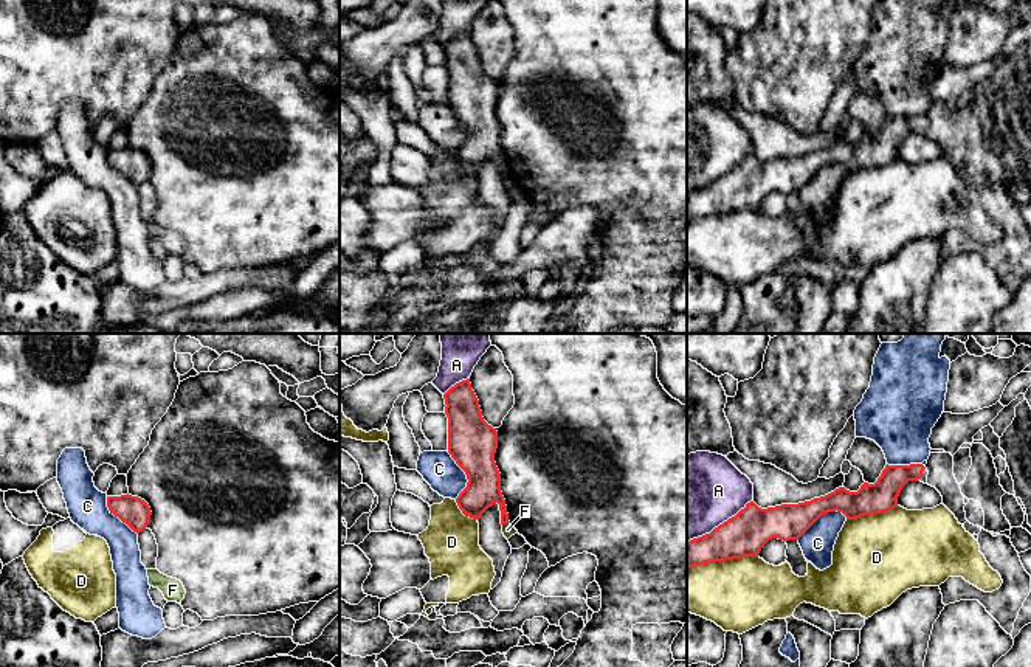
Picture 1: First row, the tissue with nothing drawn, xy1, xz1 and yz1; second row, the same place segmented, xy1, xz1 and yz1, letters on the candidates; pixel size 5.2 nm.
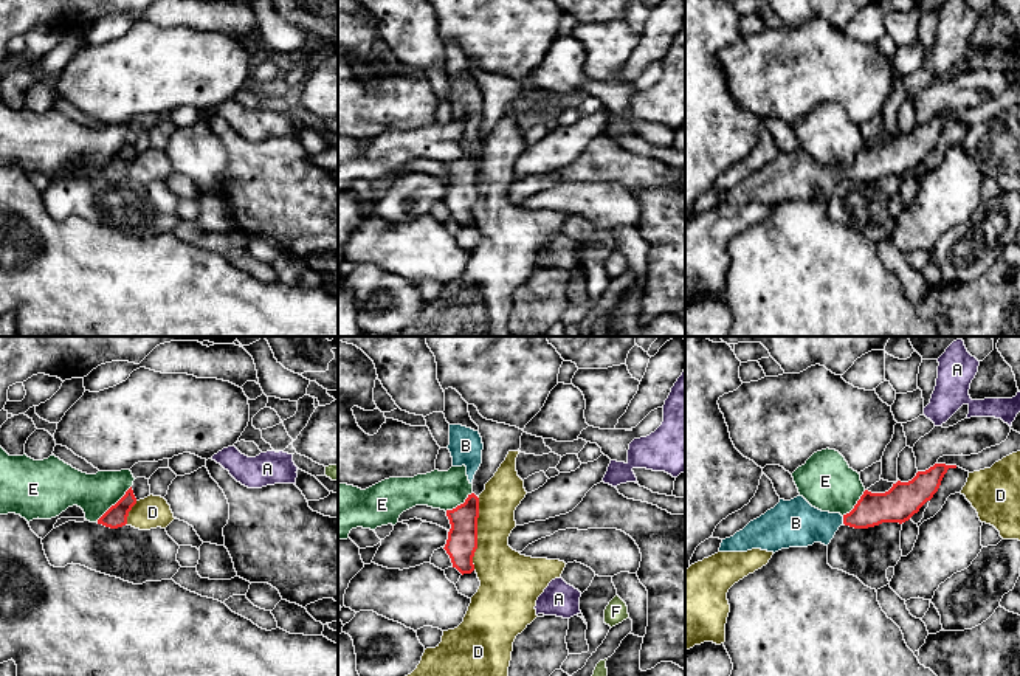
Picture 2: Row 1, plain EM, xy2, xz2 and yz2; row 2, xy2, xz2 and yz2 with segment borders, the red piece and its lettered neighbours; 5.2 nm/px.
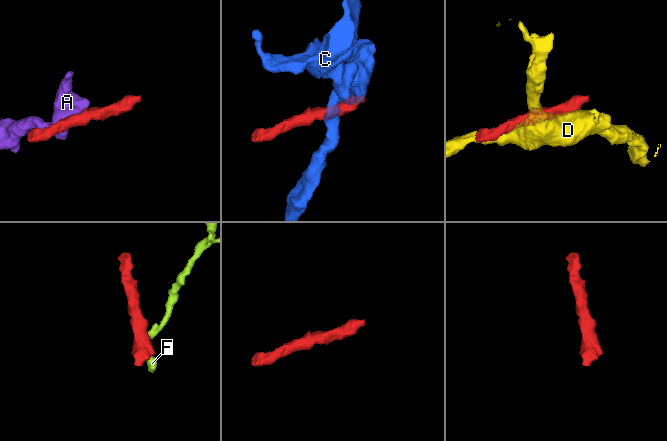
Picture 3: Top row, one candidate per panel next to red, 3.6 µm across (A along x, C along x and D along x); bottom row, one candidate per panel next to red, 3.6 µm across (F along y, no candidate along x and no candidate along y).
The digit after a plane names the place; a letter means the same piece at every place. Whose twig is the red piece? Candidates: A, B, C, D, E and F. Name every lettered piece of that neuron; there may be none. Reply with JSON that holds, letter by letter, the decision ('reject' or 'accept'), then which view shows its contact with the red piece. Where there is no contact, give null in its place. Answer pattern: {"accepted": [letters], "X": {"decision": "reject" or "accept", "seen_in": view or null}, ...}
{"accepted": ["B"], "A": {"decision": "reject", "seen_in": "yz1"}, "B": {"decision": "accept", "seen_in": "yz2"}, "C": {"decision": "reject", "seen_in": "yz1"}, "D": {"decision": "reject", "seen_in": "xz2"}, "E": {"decision": "reject", "seen_in": "xy2"}, "F": {"decision": "reject", "seen_in": "xz1"}}

